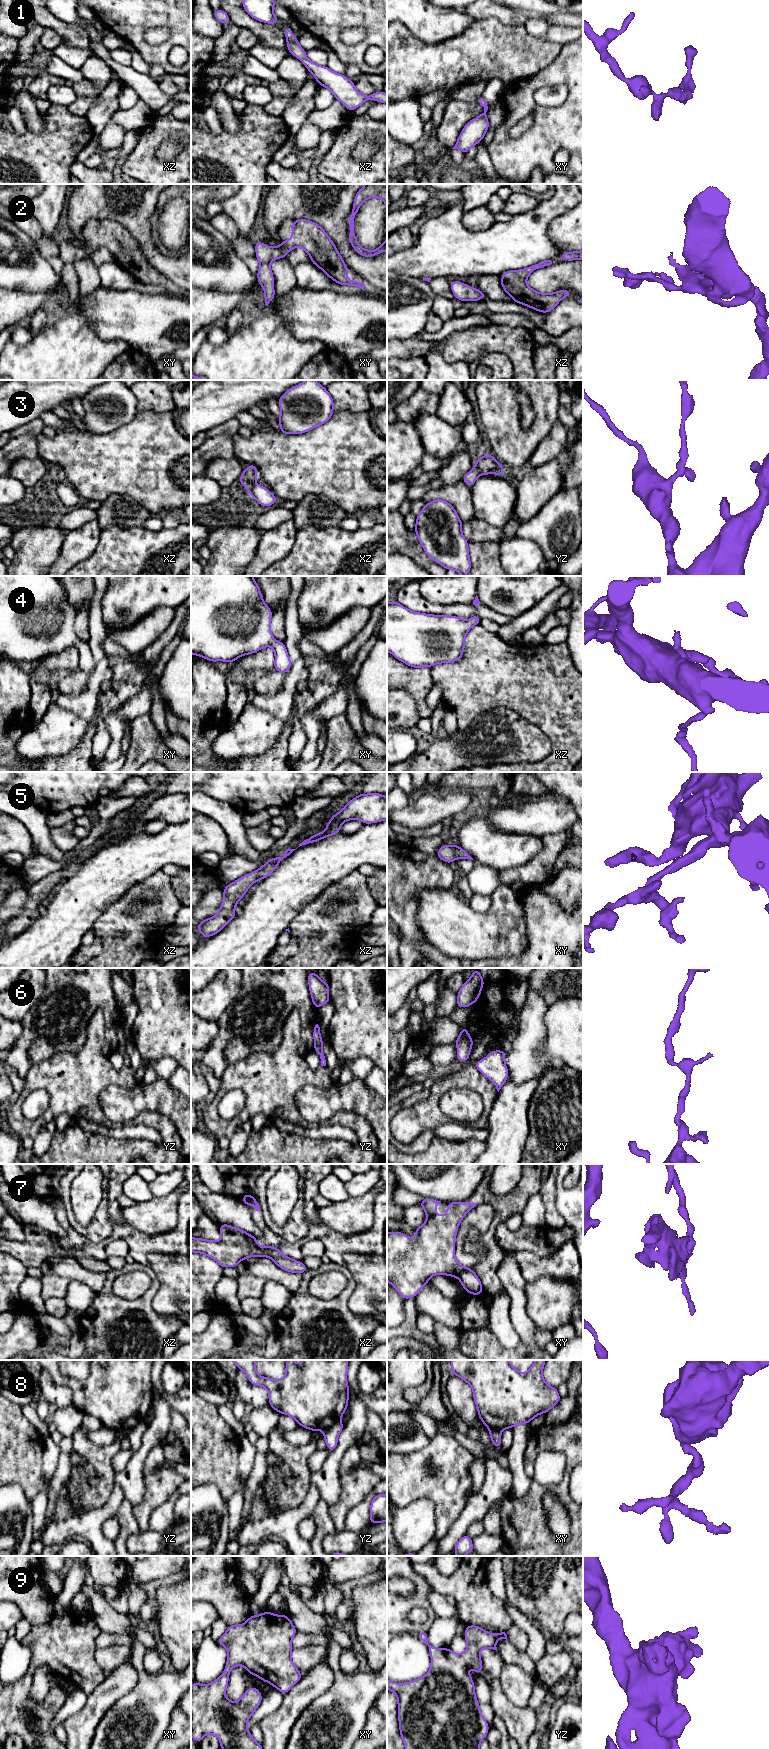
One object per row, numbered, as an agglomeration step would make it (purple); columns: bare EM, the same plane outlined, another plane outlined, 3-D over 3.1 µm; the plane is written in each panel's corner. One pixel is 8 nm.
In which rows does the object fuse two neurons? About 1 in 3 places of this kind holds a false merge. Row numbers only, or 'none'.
7, 8

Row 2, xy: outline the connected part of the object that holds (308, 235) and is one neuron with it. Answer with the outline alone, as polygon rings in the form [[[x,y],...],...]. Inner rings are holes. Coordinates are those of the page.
[[[306,219],[294,220],[291,239],[284,240],[280,246],[267,247],[265,243],[258,242],[254,244],[254,247],[256,258],[260,263],[257,273],[258,283],[263,287],[266,306],[275,297],[274,276],[270,262],[284,258],[296,247],[304,249],[310,256],[311,263],[319,267],[336,283],[359,287],[364,291],[365,284],[363,282],[347,279],[347,271],[351,269],[344,263],[335,243],[315,222]]]

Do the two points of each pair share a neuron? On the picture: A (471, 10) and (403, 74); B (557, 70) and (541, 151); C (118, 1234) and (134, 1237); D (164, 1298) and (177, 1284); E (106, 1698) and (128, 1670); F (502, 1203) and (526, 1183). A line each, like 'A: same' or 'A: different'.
A: different
B: same
C: same
D: same
E: same
F: same

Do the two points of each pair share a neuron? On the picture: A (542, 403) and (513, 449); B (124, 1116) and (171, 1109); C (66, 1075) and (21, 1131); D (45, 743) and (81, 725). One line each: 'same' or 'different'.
A: same
B: same
C: same
D: same

